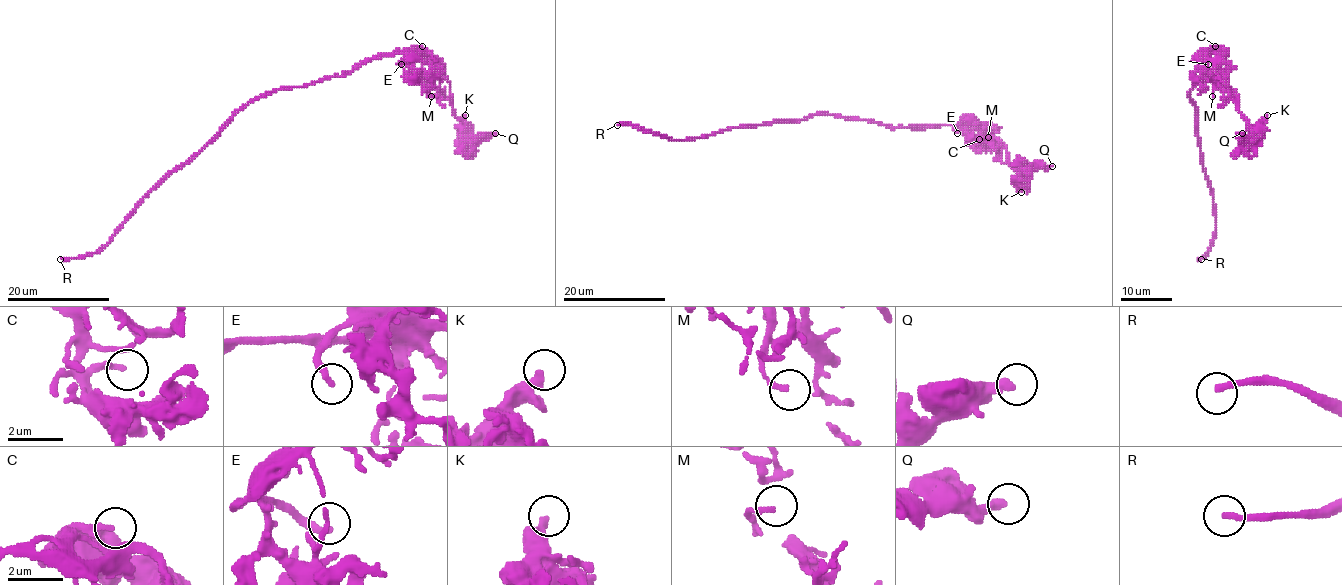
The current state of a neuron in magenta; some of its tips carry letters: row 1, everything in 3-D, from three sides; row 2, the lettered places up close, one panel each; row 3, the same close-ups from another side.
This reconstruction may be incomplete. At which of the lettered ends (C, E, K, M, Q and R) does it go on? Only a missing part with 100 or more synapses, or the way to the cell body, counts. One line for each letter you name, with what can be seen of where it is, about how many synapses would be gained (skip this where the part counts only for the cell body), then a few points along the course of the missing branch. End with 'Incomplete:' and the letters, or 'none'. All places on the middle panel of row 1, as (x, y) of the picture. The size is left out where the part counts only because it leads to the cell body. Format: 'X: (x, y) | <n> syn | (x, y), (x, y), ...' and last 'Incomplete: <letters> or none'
R: (617, 125) | (617, 125), (575, 145), (566, 145), (586, 73), (595, 64), (593, 60)
Incomplete: R

